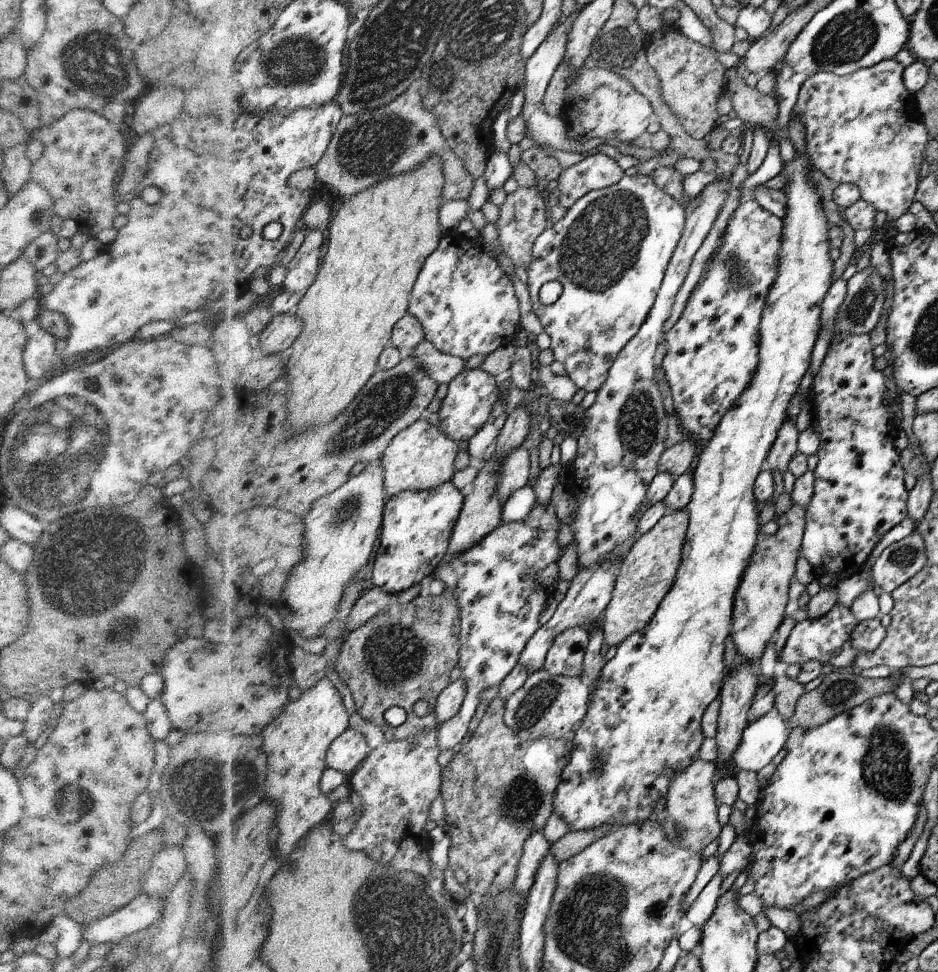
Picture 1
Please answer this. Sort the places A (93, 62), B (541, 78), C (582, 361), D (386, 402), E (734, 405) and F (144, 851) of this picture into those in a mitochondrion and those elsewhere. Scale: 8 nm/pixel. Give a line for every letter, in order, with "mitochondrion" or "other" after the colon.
A: mitochondrion
B: other
C: other
D: mitochondrion
E: other
F: other

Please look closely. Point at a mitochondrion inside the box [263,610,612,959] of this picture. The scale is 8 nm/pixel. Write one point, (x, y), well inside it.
(384, 652)

